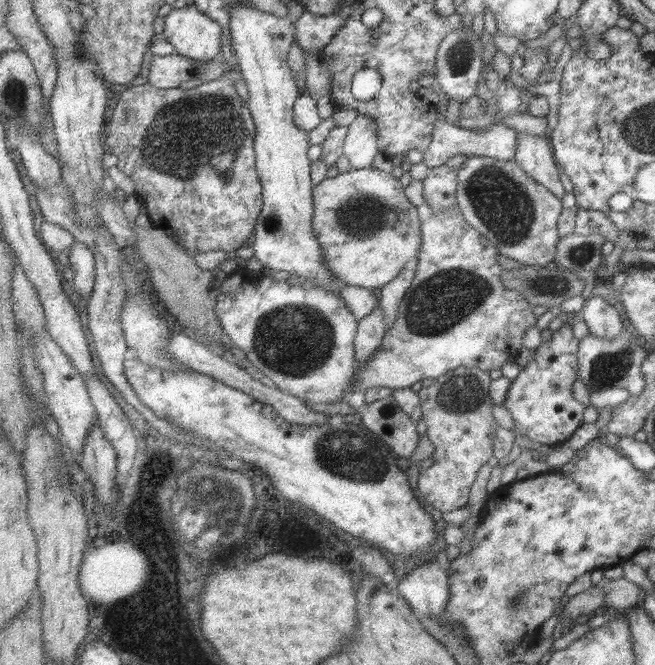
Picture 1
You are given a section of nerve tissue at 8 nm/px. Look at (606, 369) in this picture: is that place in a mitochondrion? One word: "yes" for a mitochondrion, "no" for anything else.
yes

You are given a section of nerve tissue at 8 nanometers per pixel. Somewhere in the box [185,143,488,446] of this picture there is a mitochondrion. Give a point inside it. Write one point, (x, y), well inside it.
(291, 341)

